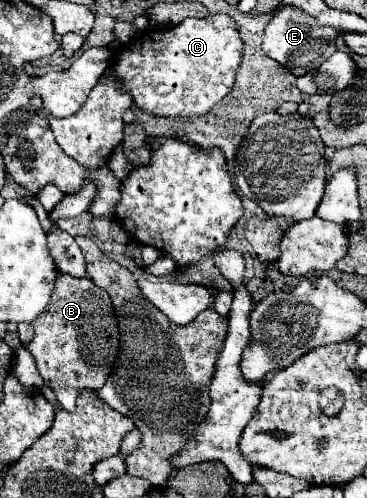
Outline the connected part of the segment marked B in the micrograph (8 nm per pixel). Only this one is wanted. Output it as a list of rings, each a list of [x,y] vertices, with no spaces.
[[[60,274],[44,314],[32,322],[32,328],[34,336],[24,348],[34,356],[44,384],[54,390],[64,410],[76,408],[76,396],[82,388],[104,386],[118,352],[118,322],[112,300],[102,288],[88,278]]]

